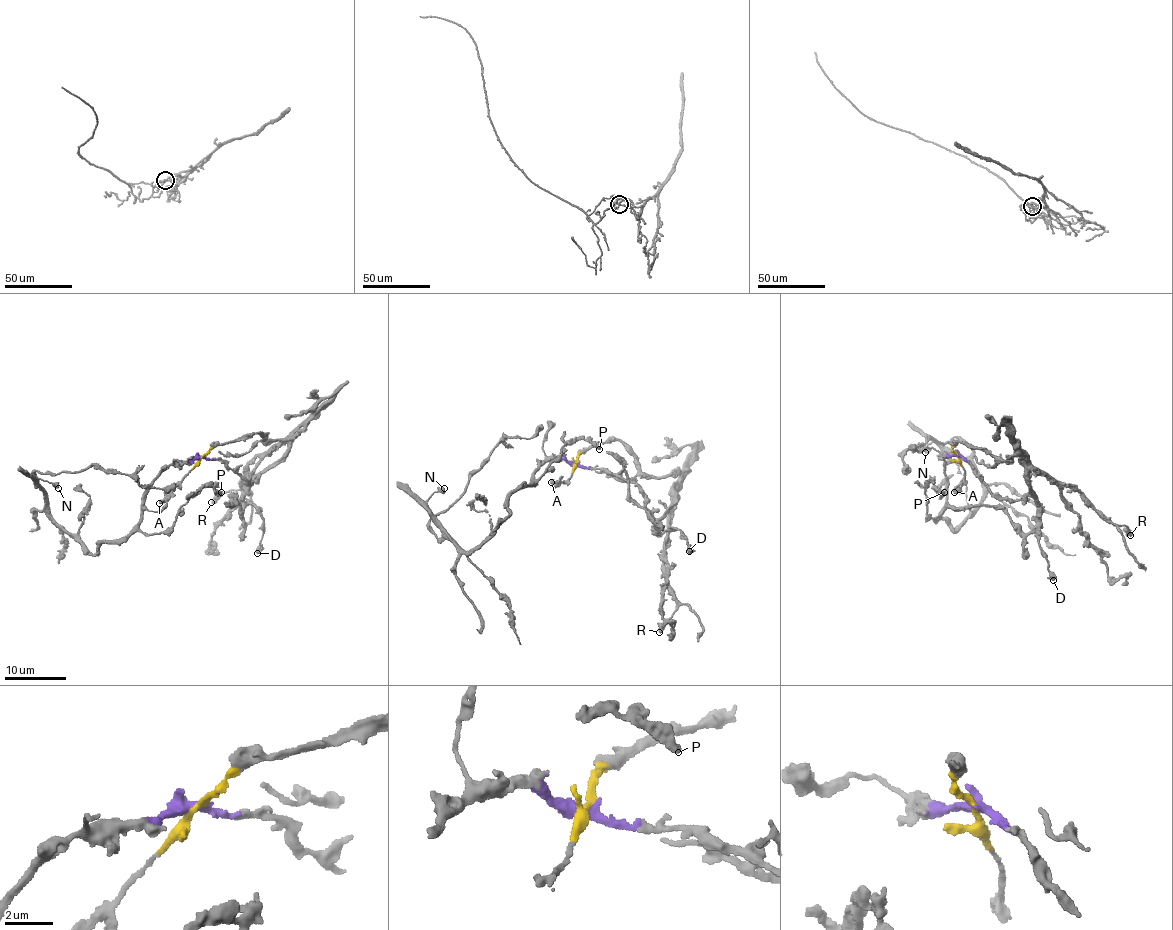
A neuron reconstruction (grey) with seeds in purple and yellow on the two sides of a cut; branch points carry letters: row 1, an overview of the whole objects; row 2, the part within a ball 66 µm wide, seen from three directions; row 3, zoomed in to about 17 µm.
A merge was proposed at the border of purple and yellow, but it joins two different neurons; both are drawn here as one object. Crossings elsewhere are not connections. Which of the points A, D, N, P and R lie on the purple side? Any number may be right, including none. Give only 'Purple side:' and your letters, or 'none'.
Purple side: N, P

